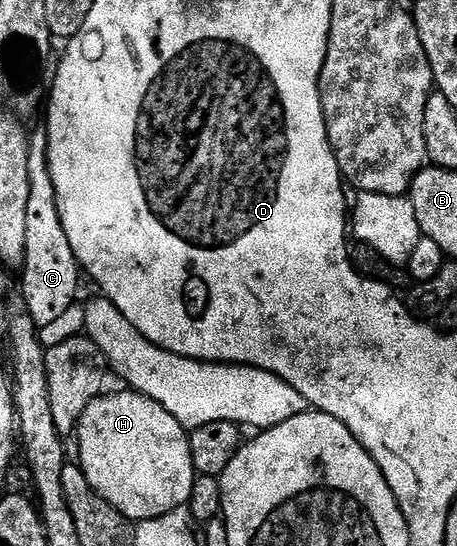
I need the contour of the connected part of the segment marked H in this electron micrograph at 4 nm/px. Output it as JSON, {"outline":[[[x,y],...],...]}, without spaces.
{"outline":[[[121,389],[115,395],[103,393],[97,399],[92,401],[92,405],[88,405],[88,409],[84,409],[84,413],[78,422],[78,430],[76,432],[76,440],[78,439],[78,459],[82,471],[88,477],[88,485],[92,485],[92,489],[98,496],[108,505],[112,505],[123,517],[131,521],[141,521],[143,519],[158,518],[164,514],[170,514],[177,507],[185,507],[190,502],[190,494],[192,493],[193,483],[196,478],[196,472],[192,465],[192,451],[190,449],[190,436],[187,428],[180,425],[180,421],[176,421],[176,417],[172,417],[172,413],[168,413],[168,409],[164,409],[164,405],[156,405],[156,401],[152,401],[148,397],[144,397],[138,391],[129,389]]]}

